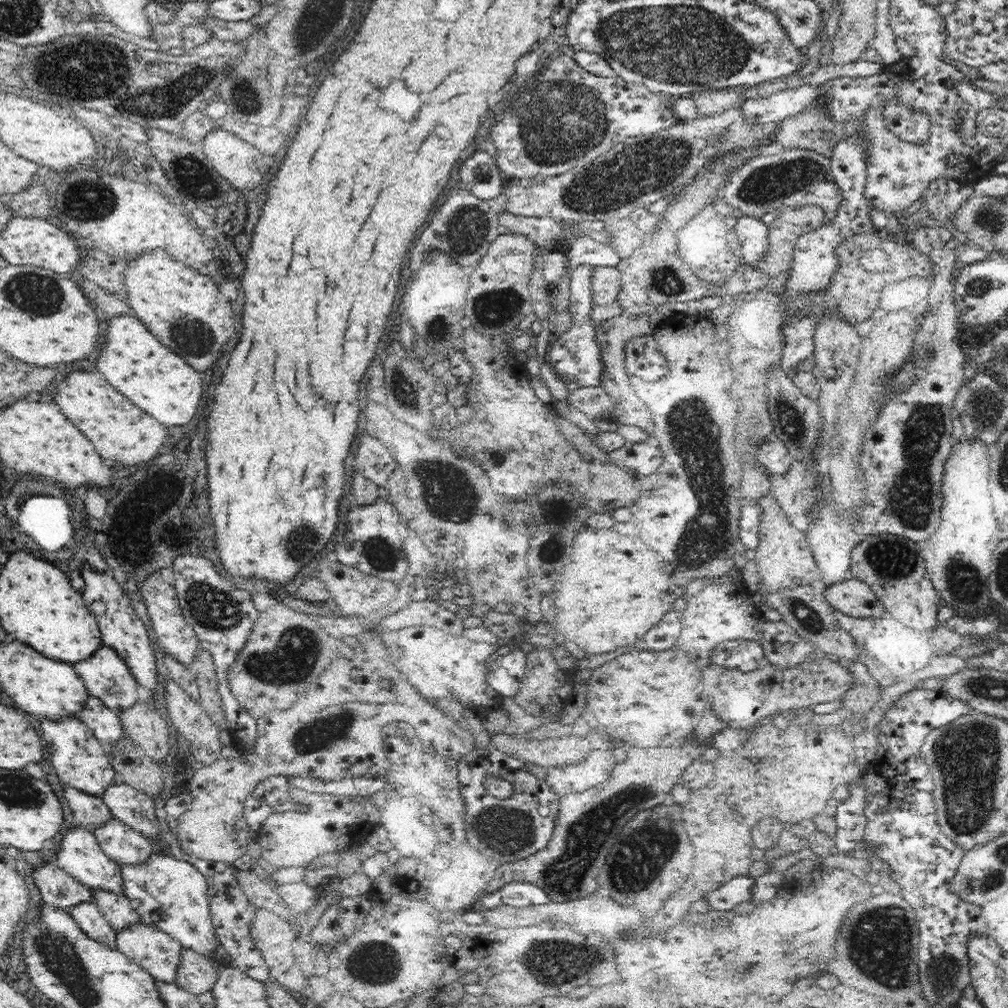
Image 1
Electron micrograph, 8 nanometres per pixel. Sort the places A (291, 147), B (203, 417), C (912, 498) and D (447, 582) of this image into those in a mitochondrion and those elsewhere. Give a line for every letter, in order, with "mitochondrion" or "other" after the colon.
A: other
B: other
C: mitochondrion
D: other

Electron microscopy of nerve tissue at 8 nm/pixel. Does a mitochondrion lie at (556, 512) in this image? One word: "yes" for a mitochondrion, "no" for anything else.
yes

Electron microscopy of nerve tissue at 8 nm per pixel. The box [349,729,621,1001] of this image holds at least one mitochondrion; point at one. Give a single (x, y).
(555, 962)

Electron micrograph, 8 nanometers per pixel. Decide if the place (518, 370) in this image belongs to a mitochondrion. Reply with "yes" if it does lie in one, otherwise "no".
no

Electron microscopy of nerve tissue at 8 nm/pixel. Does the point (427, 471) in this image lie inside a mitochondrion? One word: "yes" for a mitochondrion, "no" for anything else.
yes

